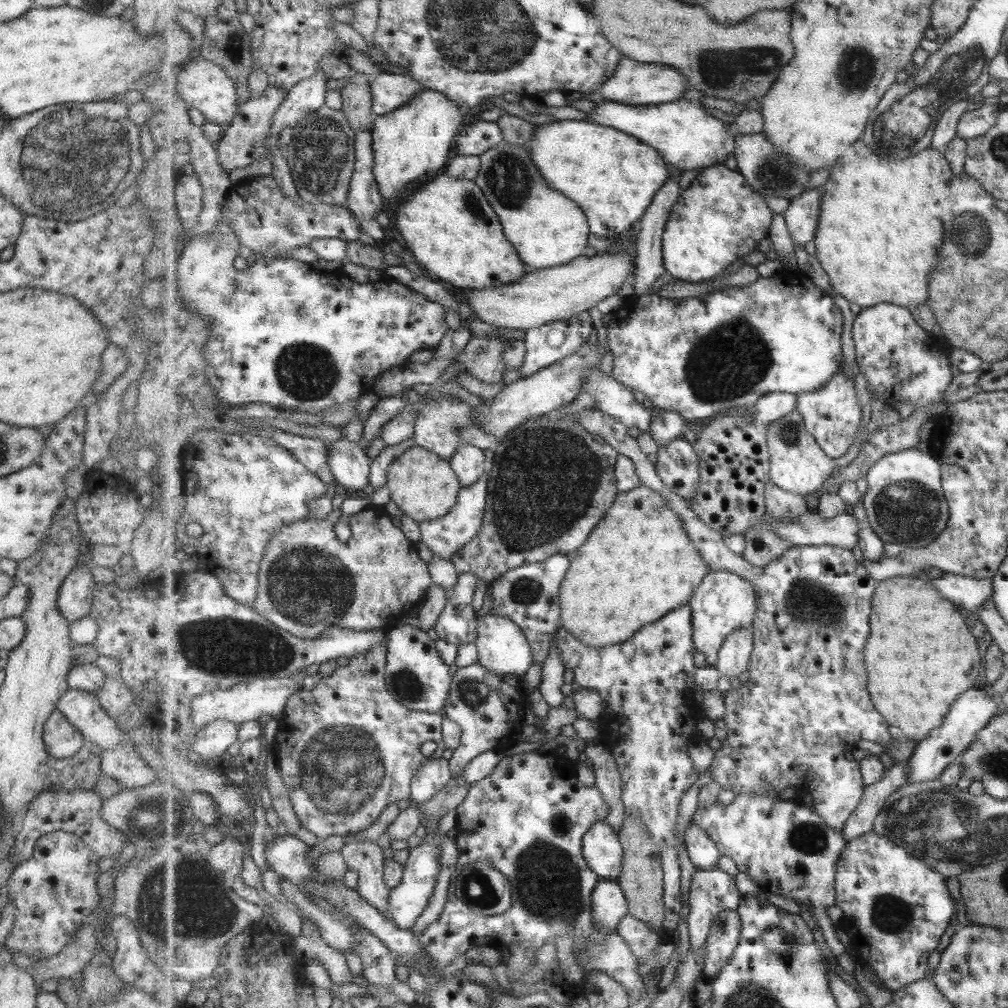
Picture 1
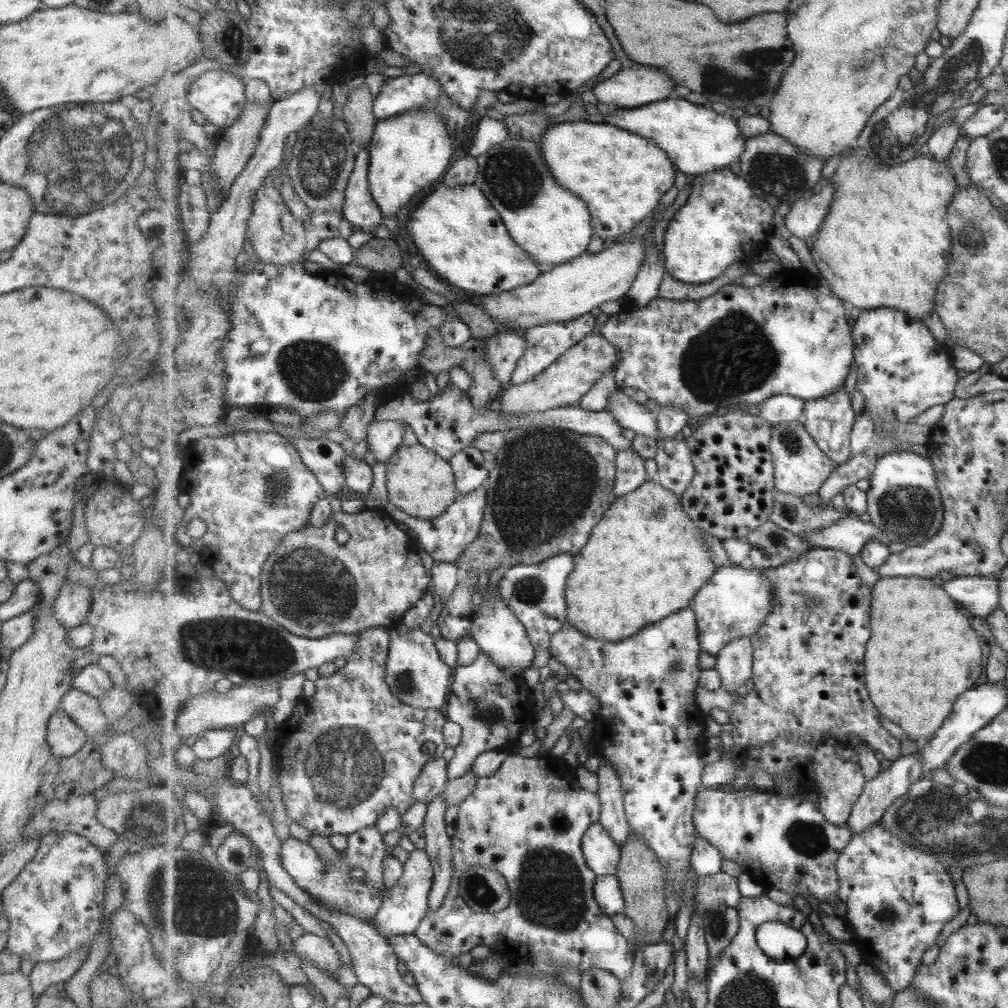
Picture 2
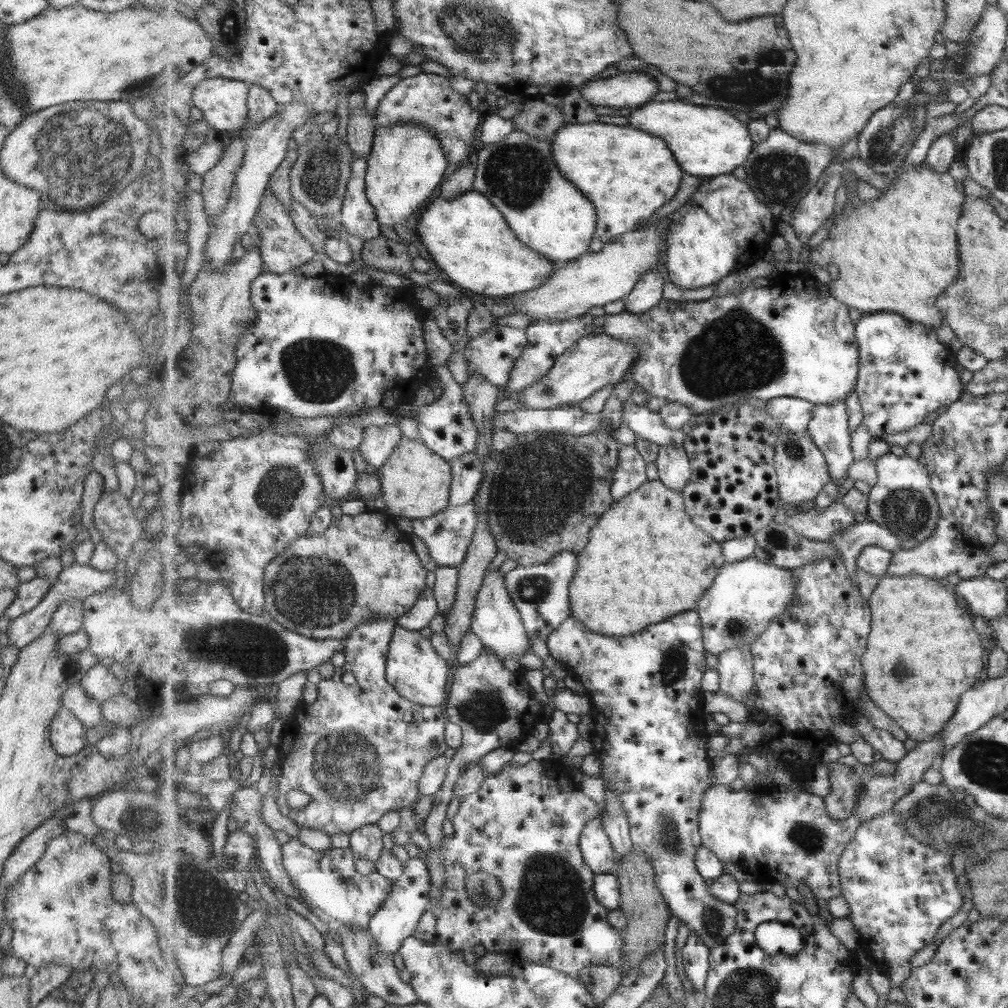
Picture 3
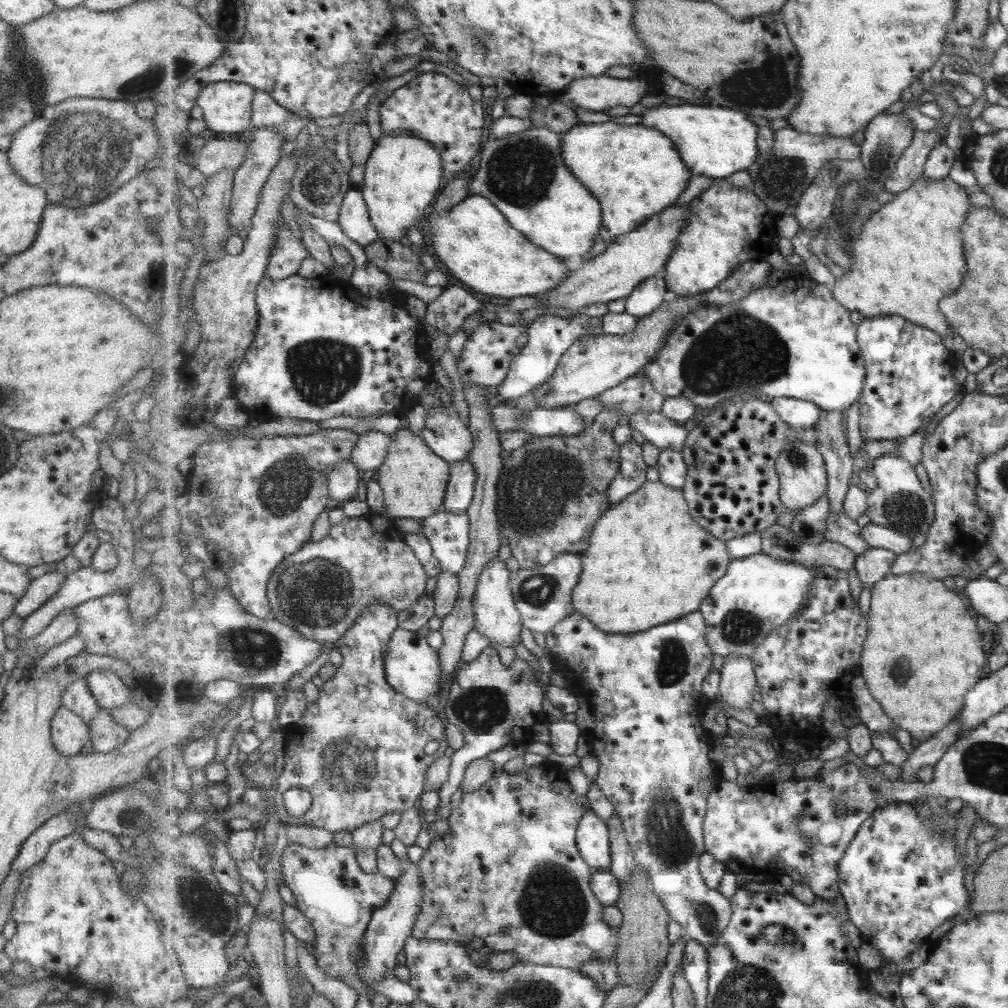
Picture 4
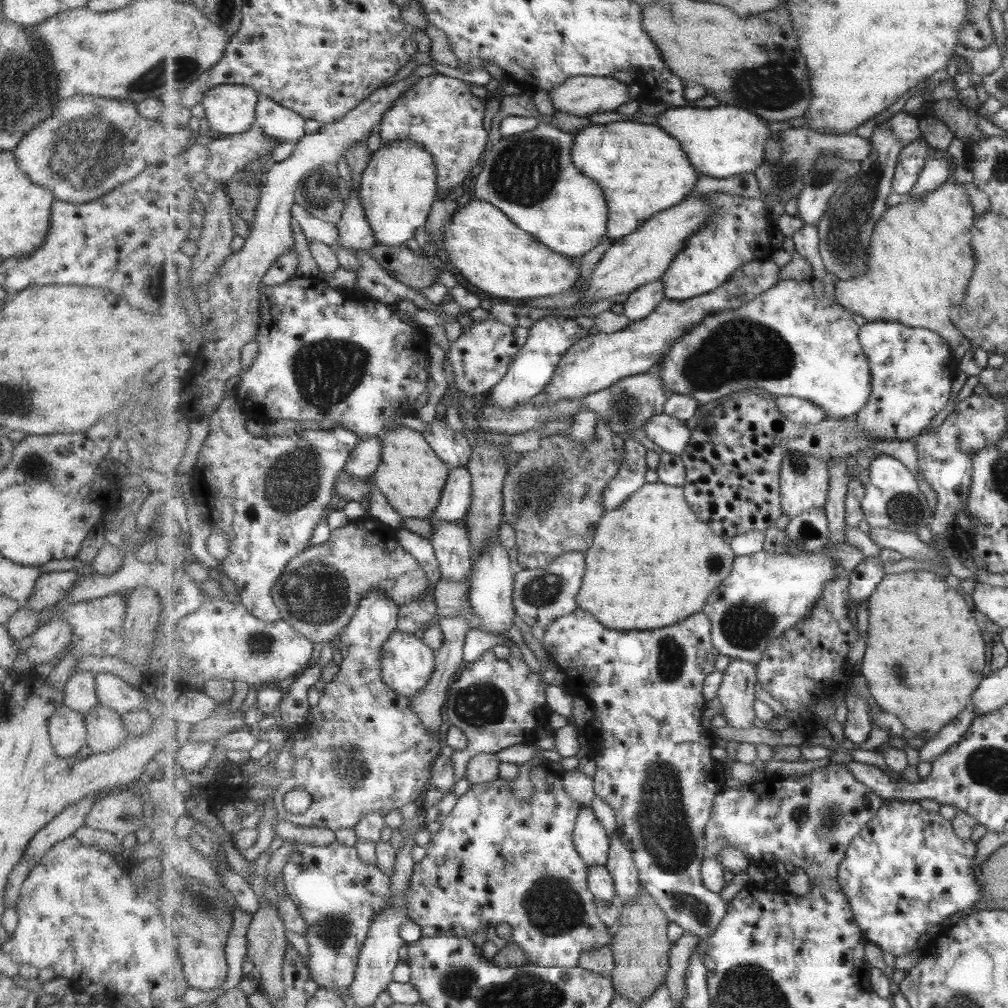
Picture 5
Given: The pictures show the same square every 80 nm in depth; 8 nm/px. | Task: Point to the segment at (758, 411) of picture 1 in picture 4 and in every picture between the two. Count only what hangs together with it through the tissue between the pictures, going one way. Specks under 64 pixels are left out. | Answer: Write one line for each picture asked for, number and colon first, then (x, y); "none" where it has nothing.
2: (783, 408)
3: (794, 414)
4: (800, 414)

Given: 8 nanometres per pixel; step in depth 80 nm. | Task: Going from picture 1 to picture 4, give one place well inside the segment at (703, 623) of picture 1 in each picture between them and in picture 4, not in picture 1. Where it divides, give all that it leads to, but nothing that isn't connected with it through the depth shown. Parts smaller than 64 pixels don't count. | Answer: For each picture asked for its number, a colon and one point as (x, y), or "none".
2: (736, 602)
3: (746, 596)
4: (759, 593)

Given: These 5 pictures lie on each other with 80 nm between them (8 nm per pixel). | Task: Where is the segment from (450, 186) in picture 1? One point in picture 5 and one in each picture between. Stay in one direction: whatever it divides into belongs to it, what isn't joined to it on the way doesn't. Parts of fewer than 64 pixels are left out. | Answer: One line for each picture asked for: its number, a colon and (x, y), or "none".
2: (463, 237)
3: (469, 239)
4: (475, 241)
5: (492, 253)

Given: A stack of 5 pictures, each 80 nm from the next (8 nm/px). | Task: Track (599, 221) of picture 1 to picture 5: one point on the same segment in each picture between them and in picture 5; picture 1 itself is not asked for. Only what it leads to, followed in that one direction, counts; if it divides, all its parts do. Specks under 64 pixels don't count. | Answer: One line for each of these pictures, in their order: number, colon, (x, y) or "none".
2: (622, 175)
3: (628, 174)
4: (636, 171)
5: (642, 170)

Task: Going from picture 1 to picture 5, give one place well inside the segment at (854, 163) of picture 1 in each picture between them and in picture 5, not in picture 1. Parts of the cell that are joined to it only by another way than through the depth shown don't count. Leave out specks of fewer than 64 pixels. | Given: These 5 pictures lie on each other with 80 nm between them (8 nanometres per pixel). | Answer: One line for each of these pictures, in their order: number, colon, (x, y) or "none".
2: (886, 242)
3: (898, 253)
4: (909, 256)
5: (920, 257)

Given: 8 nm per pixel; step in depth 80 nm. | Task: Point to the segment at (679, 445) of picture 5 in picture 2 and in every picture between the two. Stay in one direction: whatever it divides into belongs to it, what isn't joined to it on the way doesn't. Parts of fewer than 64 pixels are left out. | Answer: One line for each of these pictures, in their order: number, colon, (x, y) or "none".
2: (633, 416)
3: (645, 424)
4: (655, 427)

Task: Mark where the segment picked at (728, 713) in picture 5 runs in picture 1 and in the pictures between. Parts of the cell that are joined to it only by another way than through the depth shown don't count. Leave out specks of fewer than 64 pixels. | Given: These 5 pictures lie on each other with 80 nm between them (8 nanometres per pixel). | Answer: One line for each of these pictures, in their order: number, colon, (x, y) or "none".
1: (734, 657)
2: (735, 662)
3: (736, 667)
4: (738, 683)

